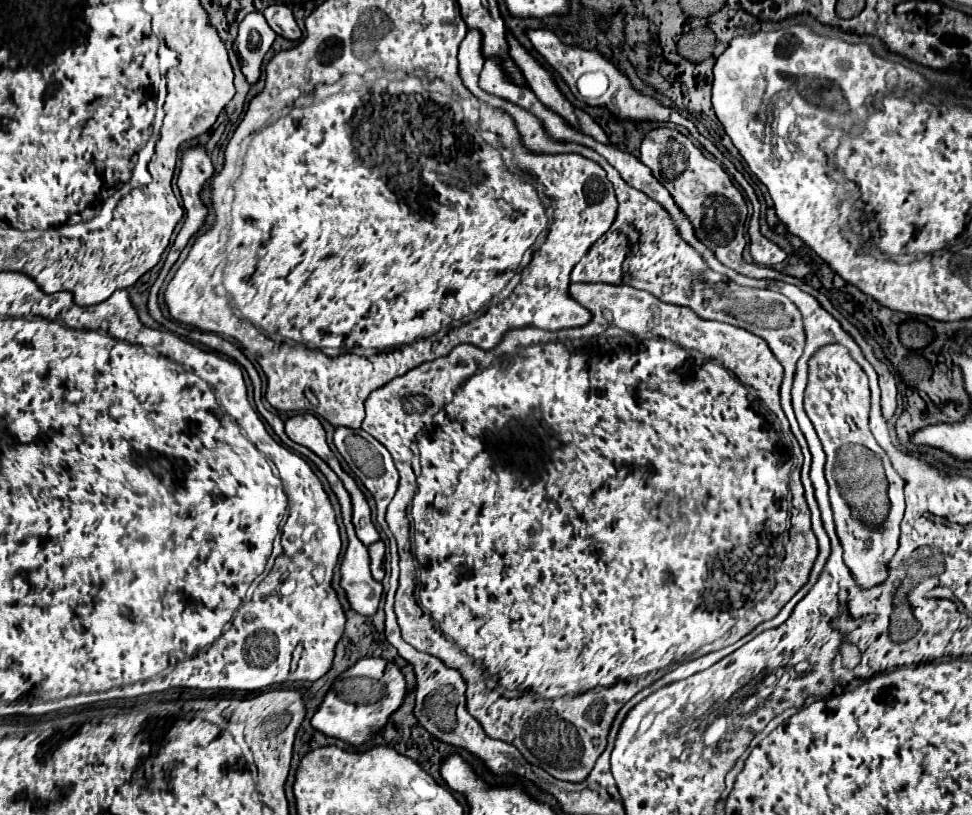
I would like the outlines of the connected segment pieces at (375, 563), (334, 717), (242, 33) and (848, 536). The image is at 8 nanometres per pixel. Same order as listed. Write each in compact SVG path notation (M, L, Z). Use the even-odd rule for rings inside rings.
M382 540L374 542L368 546L368 552L370 552L370 570L372 570L372 578L382 582L386 572L384 572L384 558L386 558L386 546Z
M360 658L334 684L336 686L330 688L324 702L312 716L312 726L350 746L364 746L378 736L386 728L390 716L402 706L406 694L404 674L394 662L382 658Z
M250 12L238 26L238 36L234 40L234 50L240 56L242 74L250 84L260 78L260 66L264 54L270 50L276 34L268 26L266 18L260 12Z
M828 344L816 350L814 362L808 366L808 386L804 392L804 410L814 424L814 430L824 446L826 452L826 482L830 486L830 504L834 512L834 524L836 524L836 534L840 538L840 544L844 548L844 564L850 568L850 574L860 590L870 590L874 586L880 586L888 578L888 562L894 558L898 550L898 540L900 540L900 522L904 516L904 496L902 488L904 482L896 480L894 470L888 468L888 478L894 478L894 496L890 496L890 480L884 478L862 478L866 472L860 472L860 450L872 452L874 458L882 456L880 446L876 444L874 436L868 430L868 410L870 410L870 388L868 388L868 376L860 368L860 364L850 356L848 348L842 344Z

